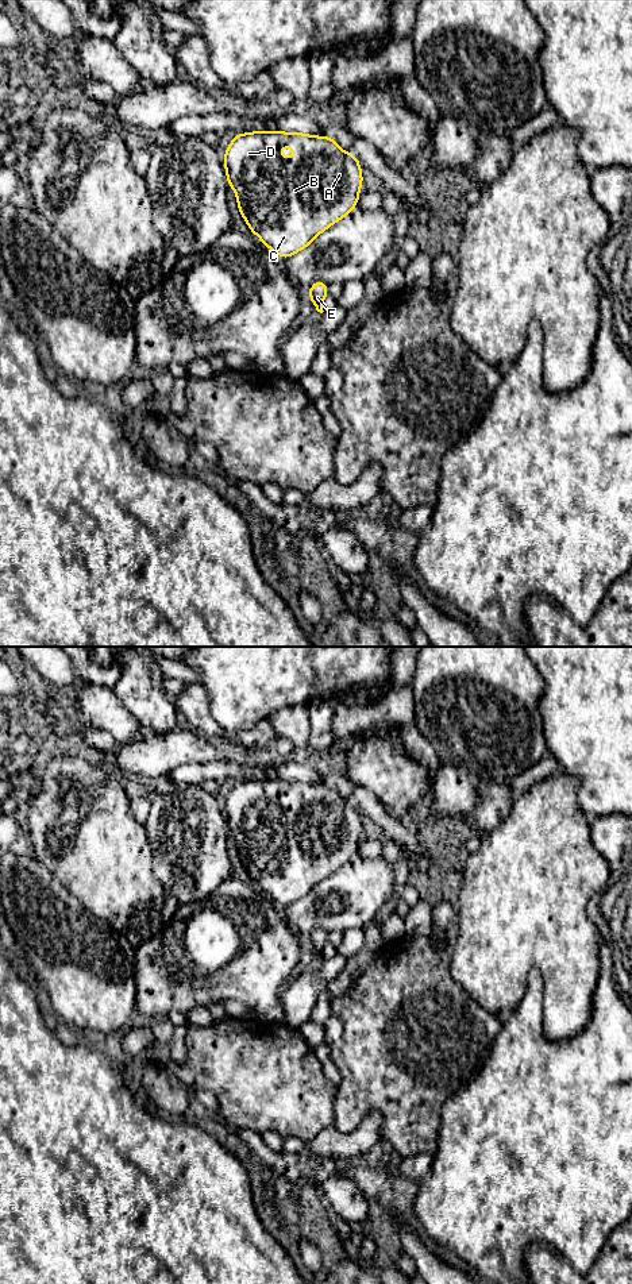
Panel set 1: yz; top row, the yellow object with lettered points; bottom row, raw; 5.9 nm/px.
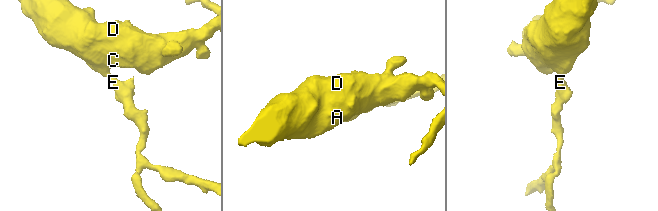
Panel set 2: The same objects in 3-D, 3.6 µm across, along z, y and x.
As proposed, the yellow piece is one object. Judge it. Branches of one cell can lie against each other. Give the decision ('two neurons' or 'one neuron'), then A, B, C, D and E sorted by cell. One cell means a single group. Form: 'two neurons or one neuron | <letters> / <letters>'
one neuron | A B C D E

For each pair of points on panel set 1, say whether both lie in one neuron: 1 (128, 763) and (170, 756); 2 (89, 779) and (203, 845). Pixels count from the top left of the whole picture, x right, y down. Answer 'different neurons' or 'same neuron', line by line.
1: same neuron
2: different neurons

